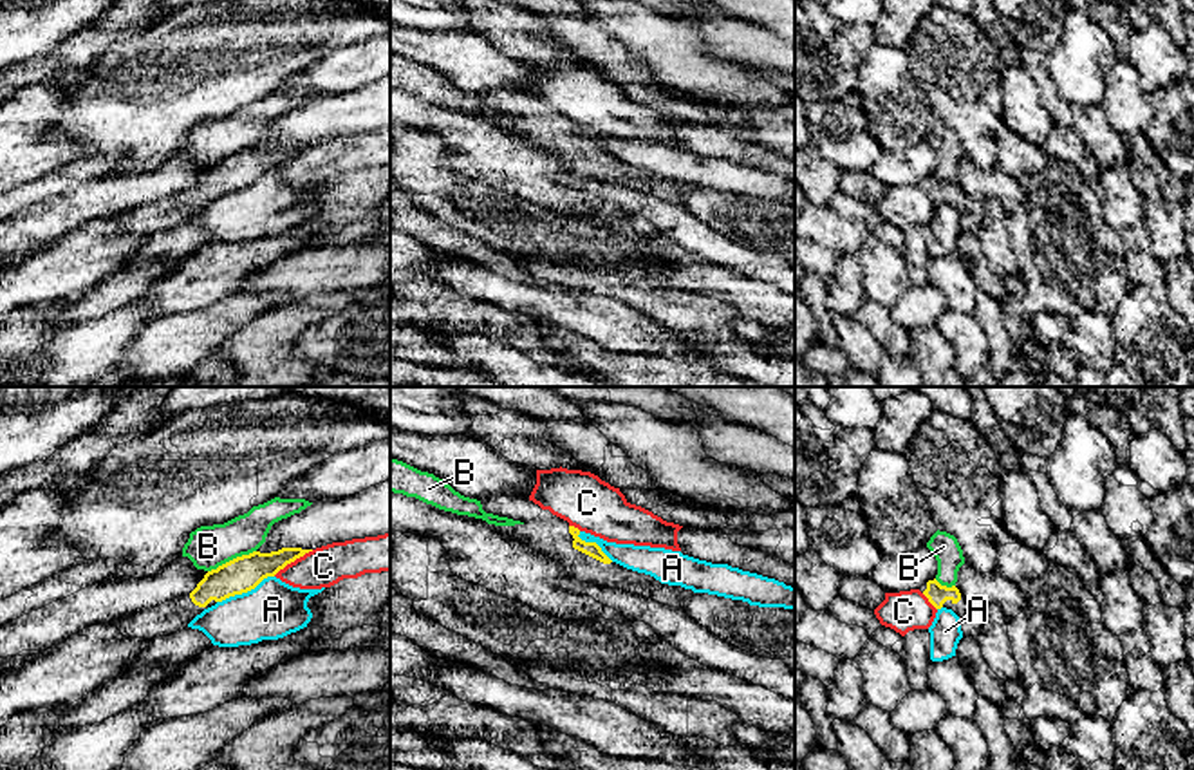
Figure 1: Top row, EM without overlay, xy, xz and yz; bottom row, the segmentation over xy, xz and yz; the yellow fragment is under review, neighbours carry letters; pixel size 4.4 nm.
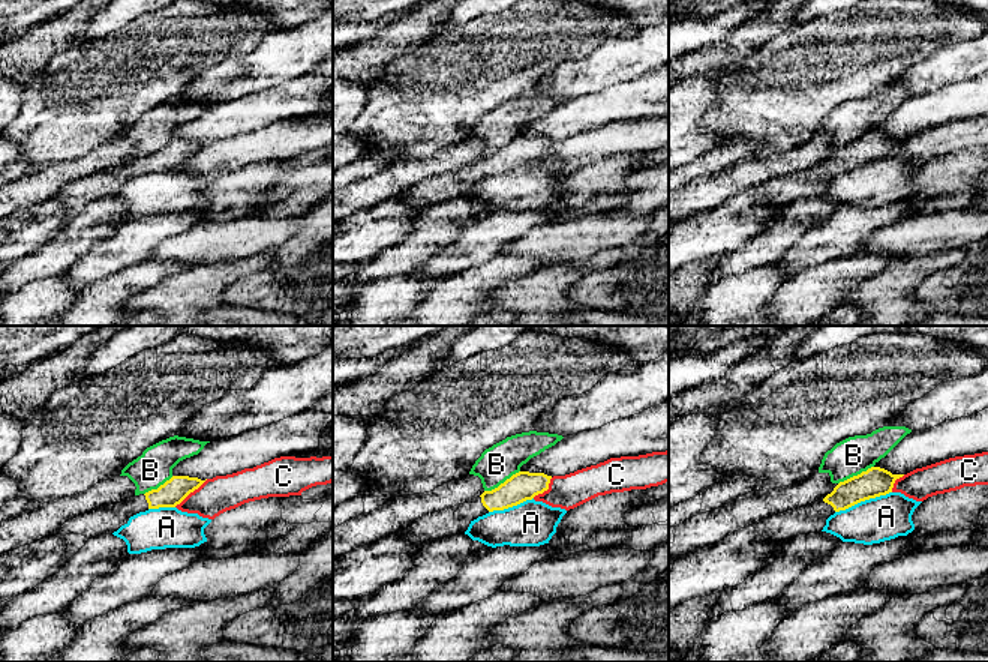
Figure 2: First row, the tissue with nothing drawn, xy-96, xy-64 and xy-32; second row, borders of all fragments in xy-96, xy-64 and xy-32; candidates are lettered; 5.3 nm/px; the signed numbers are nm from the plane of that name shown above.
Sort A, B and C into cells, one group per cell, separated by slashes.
A / B / C

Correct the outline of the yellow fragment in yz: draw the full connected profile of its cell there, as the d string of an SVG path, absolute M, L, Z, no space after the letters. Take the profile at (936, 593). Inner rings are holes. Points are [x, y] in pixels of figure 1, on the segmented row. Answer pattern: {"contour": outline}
{"contour": "M936 578L919 589L936 607L952 609L961 620L961 631L966 636L977 636L984 624L984 606L966 600L956 586L941 586Z"}

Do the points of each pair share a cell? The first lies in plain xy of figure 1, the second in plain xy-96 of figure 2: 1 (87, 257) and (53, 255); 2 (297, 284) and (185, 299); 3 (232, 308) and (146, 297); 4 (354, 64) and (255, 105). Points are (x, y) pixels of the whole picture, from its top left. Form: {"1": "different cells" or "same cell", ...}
{"1": "different cells", "2": "different cells", "3": "different cells", "4": "different cells"}

